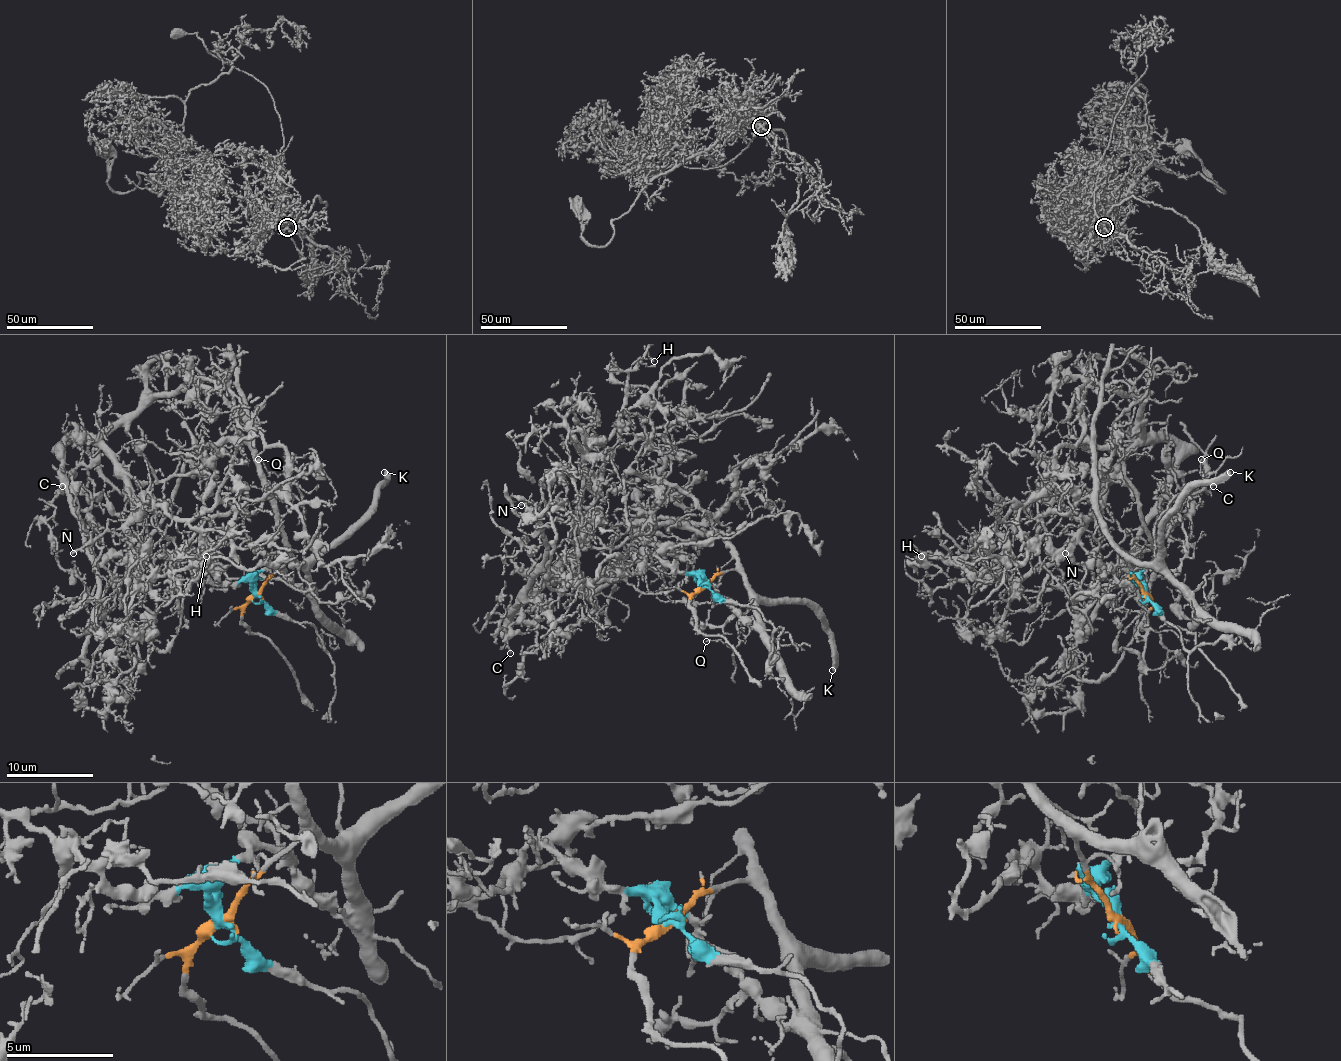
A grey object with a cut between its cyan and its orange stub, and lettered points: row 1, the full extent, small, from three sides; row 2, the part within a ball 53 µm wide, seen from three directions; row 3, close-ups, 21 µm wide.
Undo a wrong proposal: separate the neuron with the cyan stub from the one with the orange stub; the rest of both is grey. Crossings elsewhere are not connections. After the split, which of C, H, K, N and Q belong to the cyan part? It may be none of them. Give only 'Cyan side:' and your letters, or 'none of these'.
Cyan side: C, H, N

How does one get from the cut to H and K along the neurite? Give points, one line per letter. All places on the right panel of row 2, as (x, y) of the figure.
H: (1147, 595), (1114, 571), (1140, 549), (1125, 588), (1079, 545), (1017, 579), (930, 592), (904, 566), (921, 556)
K: (1147, 595), (1129, 564), (1151, 562), (1160, 553), (1160, 523), (1192, 488), (1218, 484), (1231, 471)

